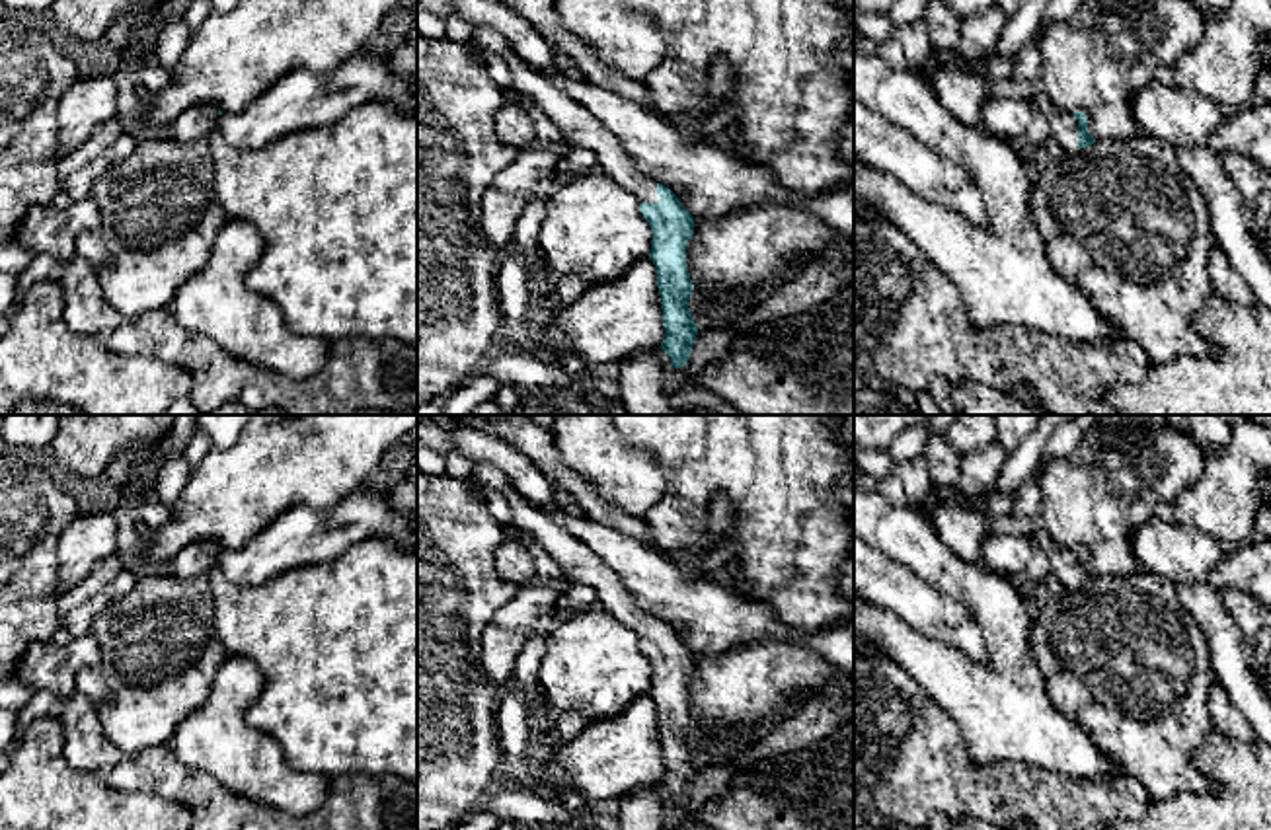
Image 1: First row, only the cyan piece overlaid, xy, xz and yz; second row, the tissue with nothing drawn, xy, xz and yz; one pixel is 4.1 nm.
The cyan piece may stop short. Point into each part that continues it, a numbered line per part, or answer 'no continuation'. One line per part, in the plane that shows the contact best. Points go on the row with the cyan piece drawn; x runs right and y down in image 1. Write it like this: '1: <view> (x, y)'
1: xz (579, 129)

